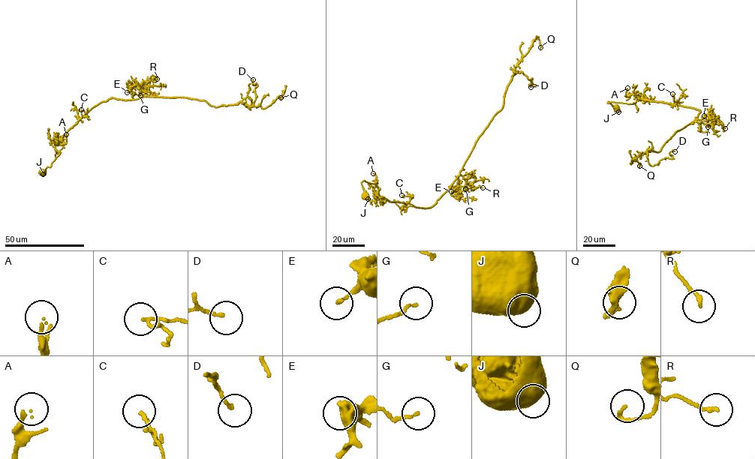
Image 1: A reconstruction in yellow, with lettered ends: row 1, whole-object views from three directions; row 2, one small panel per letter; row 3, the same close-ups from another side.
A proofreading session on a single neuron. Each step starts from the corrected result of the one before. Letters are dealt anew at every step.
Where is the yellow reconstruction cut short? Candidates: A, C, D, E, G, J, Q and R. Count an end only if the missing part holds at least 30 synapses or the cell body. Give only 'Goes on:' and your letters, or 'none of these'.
Goes on: none of these

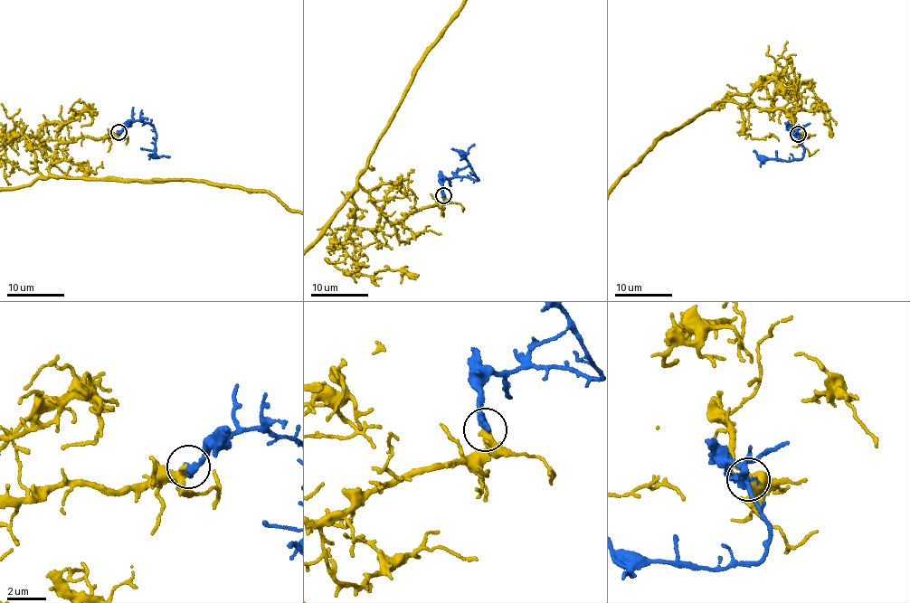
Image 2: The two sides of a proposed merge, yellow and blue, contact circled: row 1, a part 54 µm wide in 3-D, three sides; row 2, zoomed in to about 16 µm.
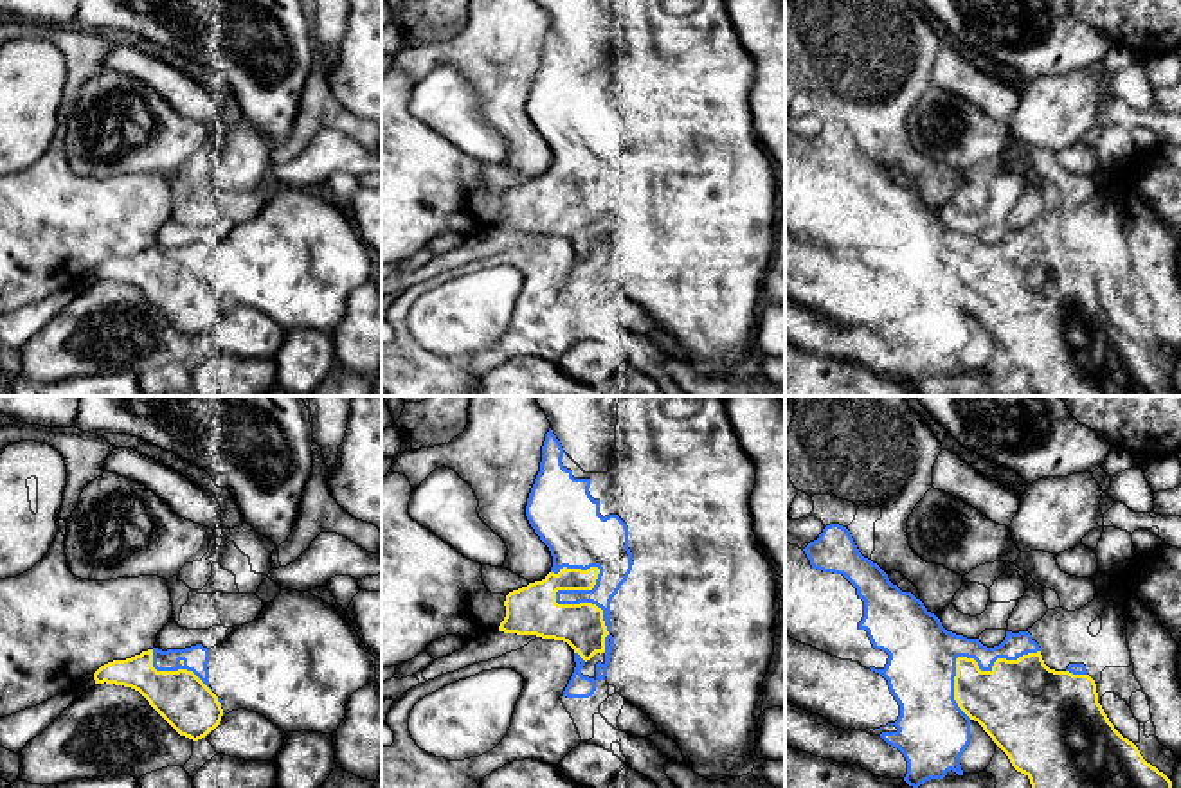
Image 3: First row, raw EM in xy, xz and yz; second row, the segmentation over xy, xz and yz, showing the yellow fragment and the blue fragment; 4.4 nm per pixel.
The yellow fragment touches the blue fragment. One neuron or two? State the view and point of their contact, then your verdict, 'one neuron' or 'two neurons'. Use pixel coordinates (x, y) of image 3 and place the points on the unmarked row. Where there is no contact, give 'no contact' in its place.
xz (558, 186) | one neuron

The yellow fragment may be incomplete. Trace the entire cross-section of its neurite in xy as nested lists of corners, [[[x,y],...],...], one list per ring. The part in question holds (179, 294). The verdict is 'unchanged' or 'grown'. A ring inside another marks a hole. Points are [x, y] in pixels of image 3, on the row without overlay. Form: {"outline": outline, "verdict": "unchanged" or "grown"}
{"outline": [[[202,241],[167,248],[153,245],[101,263],[94,277],[139,288],[180,333],[198,338],[225,311],[223,297],[209,284],[207,261],[209,246]]], "verdict": "grown"}

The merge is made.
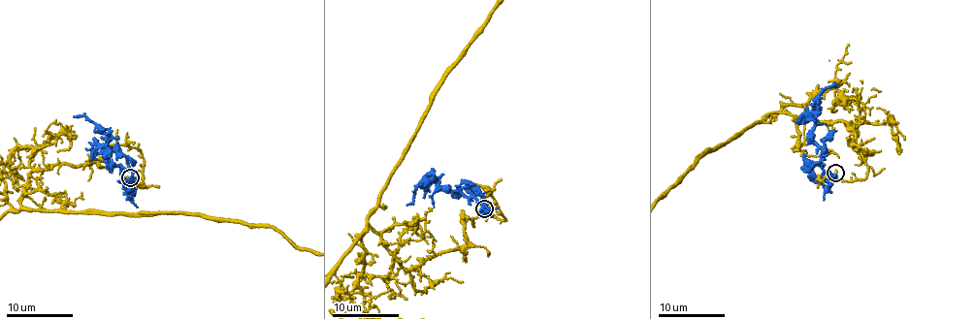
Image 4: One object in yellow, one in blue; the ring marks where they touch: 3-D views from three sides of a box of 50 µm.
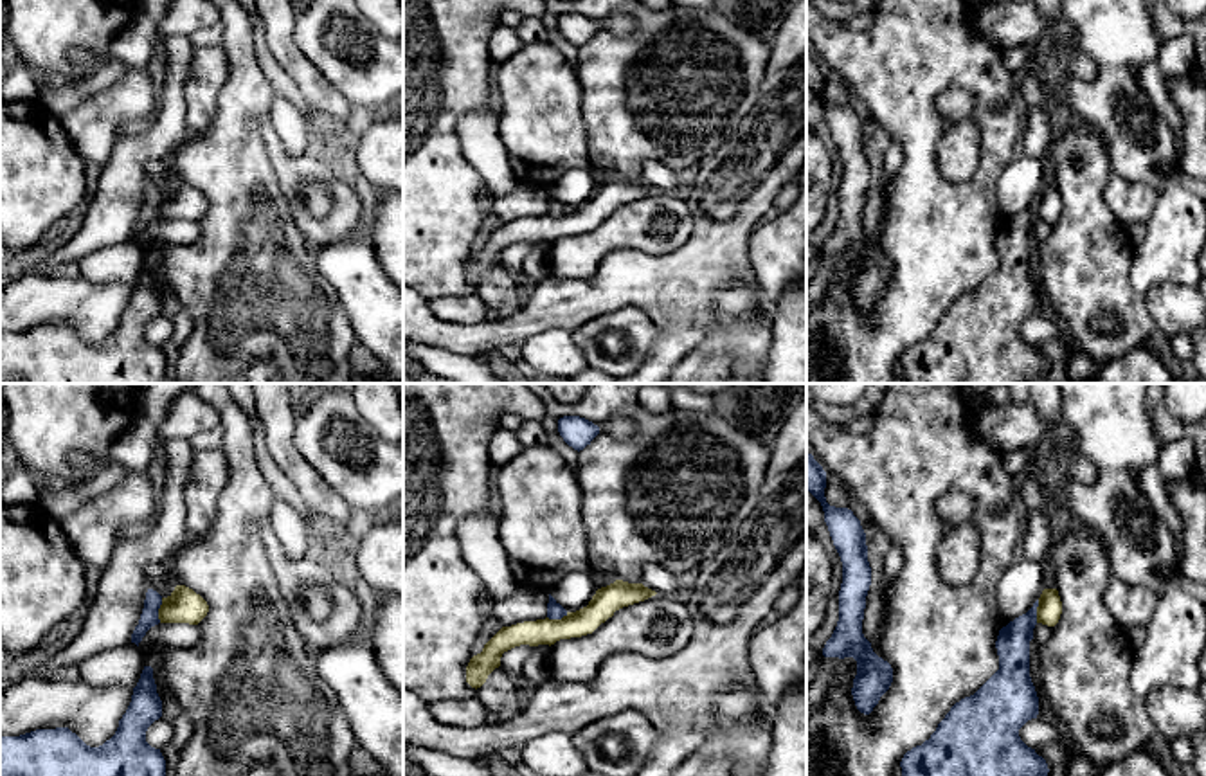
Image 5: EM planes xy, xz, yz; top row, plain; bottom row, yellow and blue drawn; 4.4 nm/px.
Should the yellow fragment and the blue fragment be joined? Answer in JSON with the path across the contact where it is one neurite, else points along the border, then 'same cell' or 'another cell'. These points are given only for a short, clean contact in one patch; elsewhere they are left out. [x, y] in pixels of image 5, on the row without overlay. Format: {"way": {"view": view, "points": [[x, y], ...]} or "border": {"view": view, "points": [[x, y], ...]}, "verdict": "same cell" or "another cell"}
{"border": {"view": "xy", "points": [[162, 195], [159, 218]]}, "verdict": "another cell"}

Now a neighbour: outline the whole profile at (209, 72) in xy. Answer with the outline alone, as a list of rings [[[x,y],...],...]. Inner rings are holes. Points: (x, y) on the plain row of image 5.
[[[221,45],[194,47],[191,72],[184,86],[185,126],[193,137],[202,137],[211,128],[227,77],[227,56]]]

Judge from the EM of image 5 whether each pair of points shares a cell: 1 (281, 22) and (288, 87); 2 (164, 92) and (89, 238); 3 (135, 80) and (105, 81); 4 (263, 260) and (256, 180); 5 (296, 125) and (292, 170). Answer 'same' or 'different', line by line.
1: different
2: same
3: different
4: same
5: different

